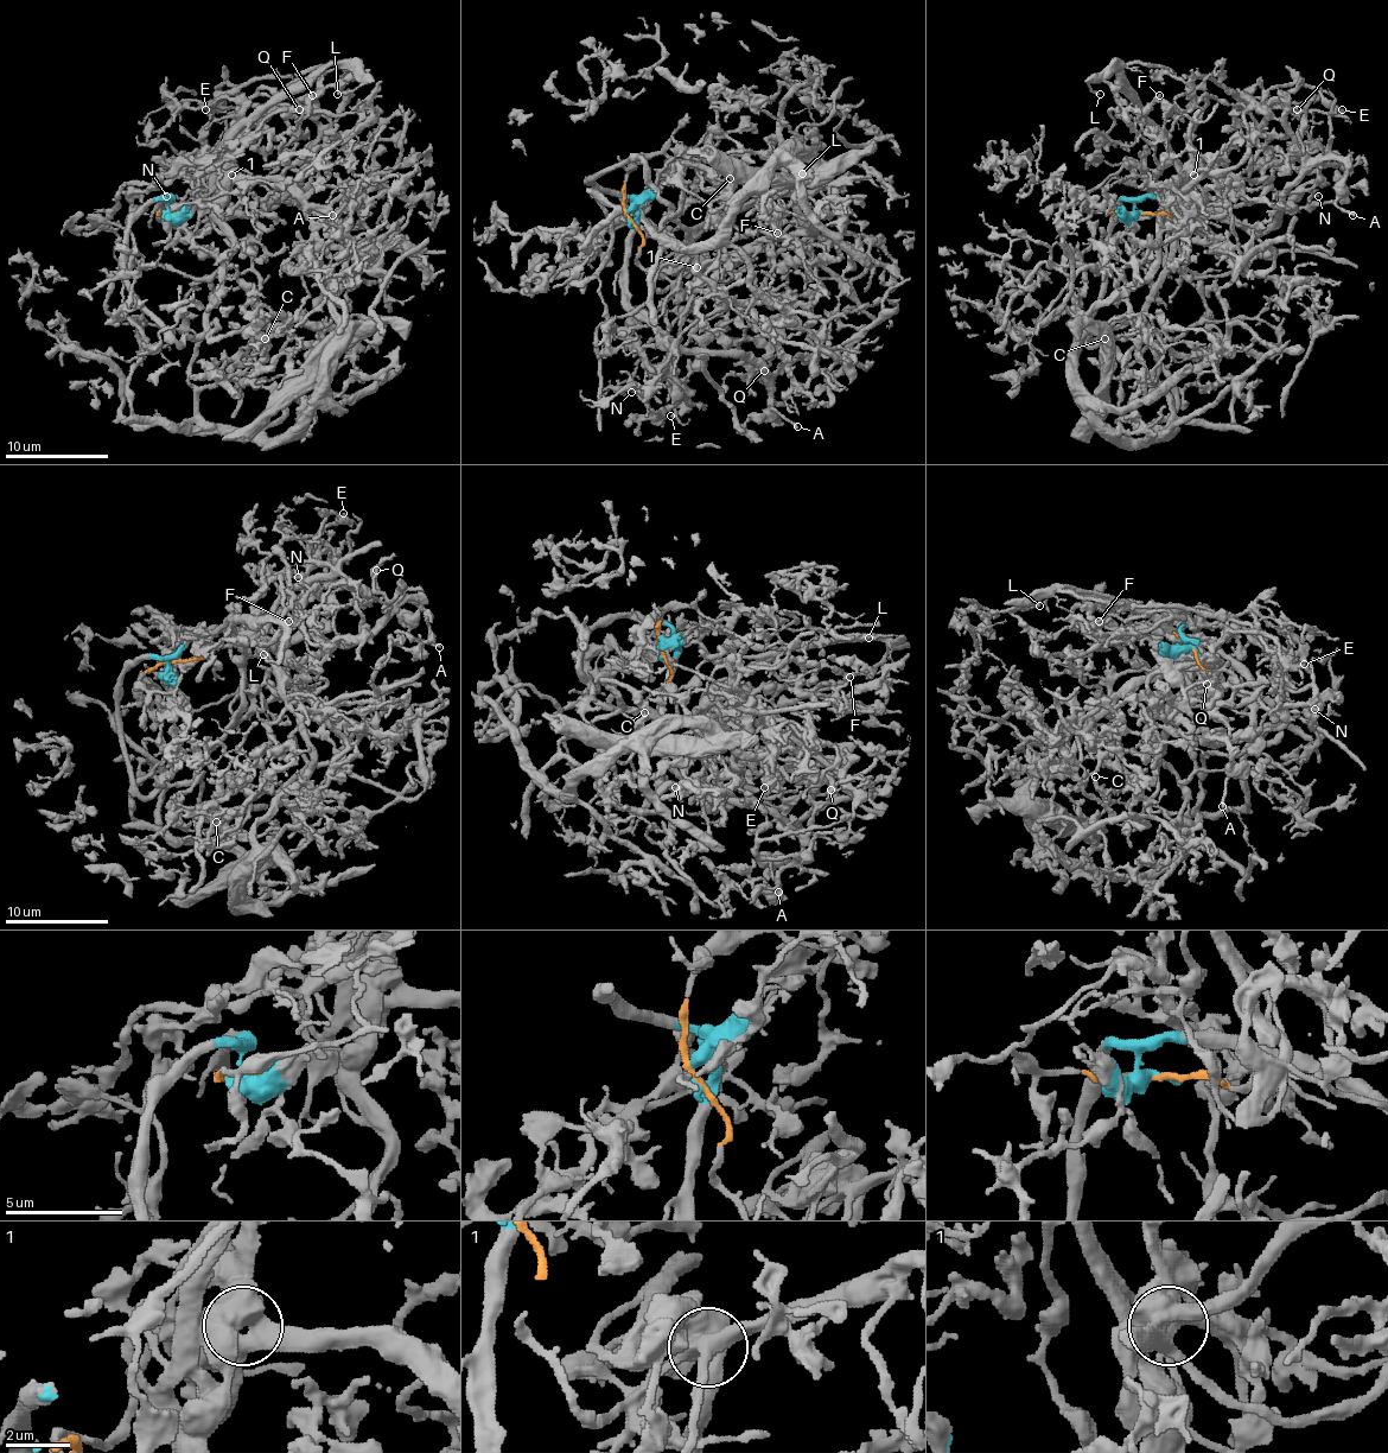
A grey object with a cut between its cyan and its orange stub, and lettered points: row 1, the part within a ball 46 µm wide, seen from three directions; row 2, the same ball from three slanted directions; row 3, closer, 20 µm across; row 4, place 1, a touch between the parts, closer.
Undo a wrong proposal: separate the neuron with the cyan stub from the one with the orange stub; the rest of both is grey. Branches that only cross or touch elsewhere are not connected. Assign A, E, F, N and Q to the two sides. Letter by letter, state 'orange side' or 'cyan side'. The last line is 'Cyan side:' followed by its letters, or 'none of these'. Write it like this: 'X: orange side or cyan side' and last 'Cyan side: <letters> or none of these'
A: cyan side
E: orange side
F: orange side
N: cyan side
Q: cyan side
Cyan side: A, N, Q

